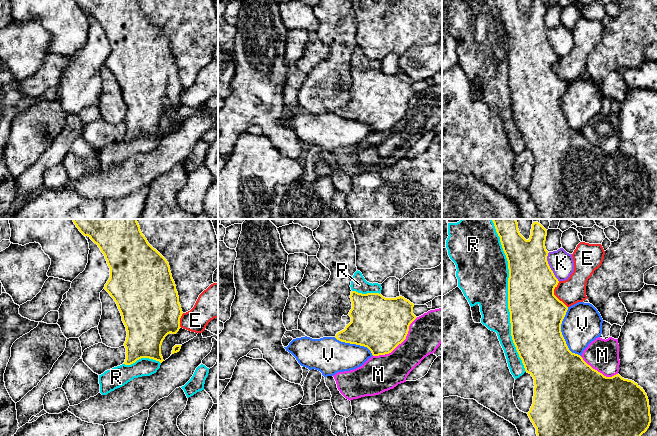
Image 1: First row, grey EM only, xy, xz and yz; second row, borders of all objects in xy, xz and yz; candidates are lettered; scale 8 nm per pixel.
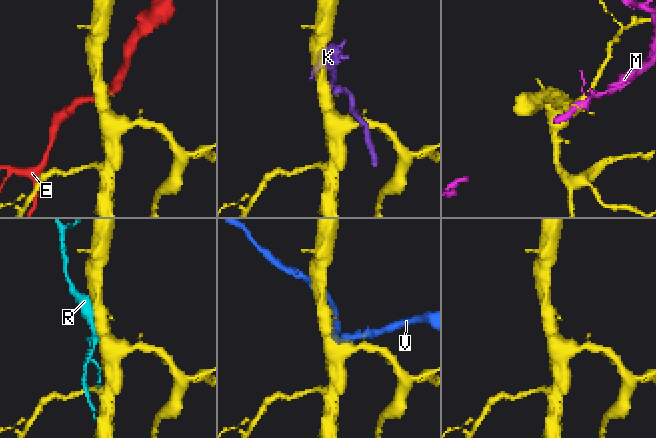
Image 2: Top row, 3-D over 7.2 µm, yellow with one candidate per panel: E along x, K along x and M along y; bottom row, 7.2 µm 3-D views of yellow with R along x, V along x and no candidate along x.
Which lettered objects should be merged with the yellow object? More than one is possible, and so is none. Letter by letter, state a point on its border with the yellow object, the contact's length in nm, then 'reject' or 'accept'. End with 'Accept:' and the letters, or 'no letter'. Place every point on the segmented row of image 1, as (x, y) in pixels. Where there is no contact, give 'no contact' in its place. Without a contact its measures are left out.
E: contact yz (553, 294); length 220 nm; reject
K: contact yz (549, 267); length 260 nm; reject
M: contact xz (399, 343); length 480 nm; reject
R: contact yz (508, 295); length 1250 nm; reject
V: contact yz (561, 334); length 420 nm; reject
Accept: no letter

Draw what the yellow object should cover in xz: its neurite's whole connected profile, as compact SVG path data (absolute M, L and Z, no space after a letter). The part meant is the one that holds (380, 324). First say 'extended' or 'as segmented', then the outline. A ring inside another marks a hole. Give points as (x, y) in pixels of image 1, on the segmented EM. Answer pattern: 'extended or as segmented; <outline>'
as segmented; M351 291L350 298L351 322L335 338L341 342L367 347L373 356L391 353L406 339L410 324L417 318L413 314L414 304L402 296L385 298L379 293L362 294Z

